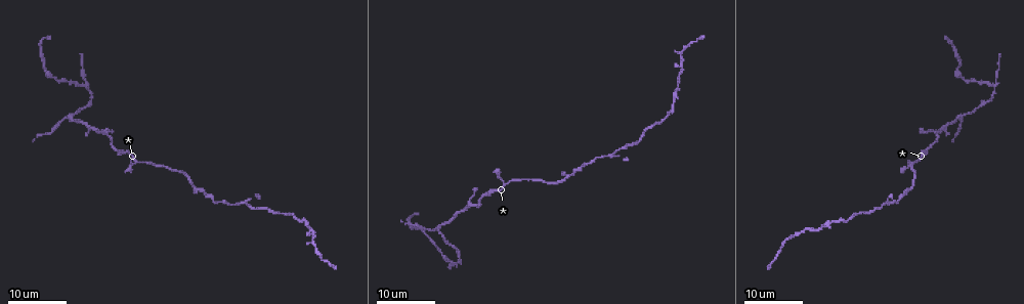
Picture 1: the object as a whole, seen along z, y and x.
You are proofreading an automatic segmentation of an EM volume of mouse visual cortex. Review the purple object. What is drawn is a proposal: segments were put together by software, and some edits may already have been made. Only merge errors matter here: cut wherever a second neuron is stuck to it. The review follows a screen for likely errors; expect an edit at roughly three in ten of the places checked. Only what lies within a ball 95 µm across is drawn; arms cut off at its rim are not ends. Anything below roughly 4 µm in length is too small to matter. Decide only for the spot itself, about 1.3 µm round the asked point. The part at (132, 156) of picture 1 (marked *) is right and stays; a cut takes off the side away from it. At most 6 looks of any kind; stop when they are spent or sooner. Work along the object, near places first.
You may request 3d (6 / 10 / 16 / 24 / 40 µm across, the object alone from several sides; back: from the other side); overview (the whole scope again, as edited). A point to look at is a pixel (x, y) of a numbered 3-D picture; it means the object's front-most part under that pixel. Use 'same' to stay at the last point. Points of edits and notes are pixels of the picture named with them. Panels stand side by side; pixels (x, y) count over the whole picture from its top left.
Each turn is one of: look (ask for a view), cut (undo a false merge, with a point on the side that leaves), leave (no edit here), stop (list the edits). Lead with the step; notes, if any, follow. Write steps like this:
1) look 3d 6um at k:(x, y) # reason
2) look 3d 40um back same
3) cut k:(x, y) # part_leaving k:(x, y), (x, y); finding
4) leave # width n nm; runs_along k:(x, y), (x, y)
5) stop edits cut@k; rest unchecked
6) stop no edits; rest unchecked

look 3d 24um at 1:(109, 138) # three arms meet

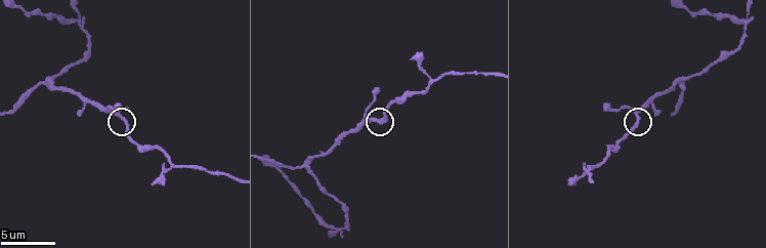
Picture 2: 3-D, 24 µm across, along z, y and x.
look 3d 6um at 2:(123, 119)

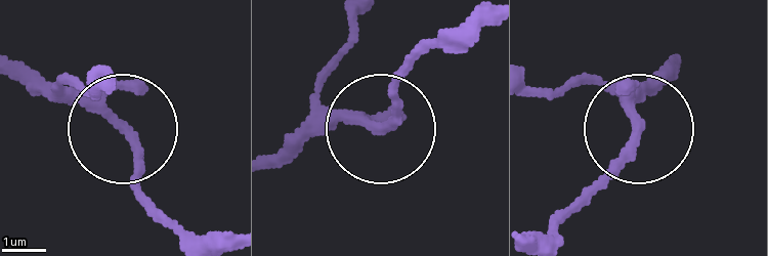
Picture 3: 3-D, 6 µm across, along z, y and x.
leave # width 190 nm; runs_along 3:(464, 19), (409, 71), (387, 119), (291, 133); one neuron here

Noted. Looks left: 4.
look 3d 6um at 2:(77, 19) # four arms meet

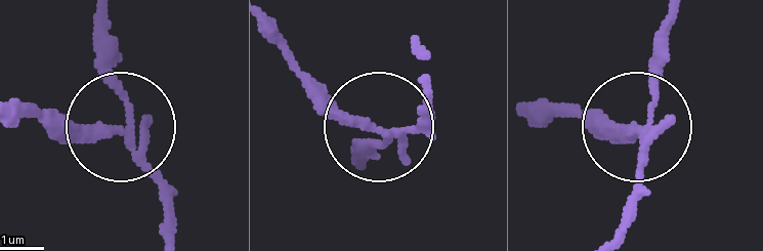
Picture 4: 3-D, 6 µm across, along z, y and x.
cut 4:(60, 131) # part_leaving 4:(110, 129), (13, 118); a second neuron is stuck on

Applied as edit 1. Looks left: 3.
look 3d 6um at 2:(47, 77)

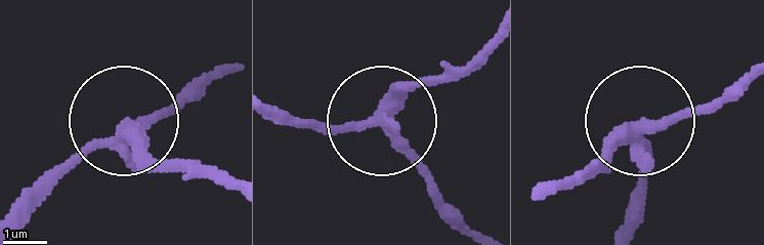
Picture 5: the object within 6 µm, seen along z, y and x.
look 3d 6um back at 5:(647, 128) # from behind

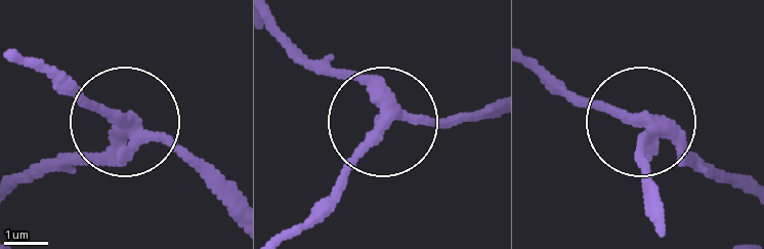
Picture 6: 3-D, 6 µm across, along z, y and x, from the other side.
leave # arms 4; runs_along 6:(281, 26), (347, 70), (383, 121), (486, 114); one neuron here

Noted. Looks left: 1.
stop edits cut@4; rest unchecked

